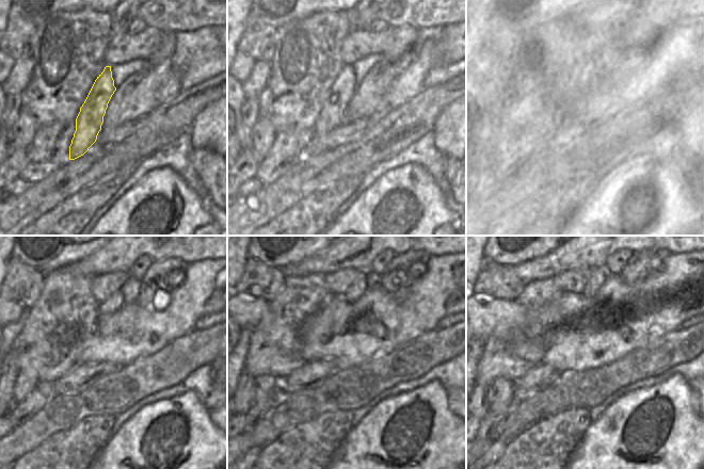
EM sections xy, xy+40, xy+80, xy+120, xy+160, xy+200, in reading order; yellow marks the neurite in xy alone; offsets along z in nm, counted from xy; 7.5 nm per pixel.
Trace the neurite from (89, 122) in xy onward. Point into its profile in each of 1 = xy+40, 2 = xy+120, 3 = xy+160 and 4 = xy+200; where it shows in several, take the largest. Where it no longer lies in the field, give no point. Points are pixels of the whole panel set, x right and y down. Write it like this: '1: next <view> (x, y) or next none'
1: next xy+40 (332, 114)
2: next xy+120 (114, 302)
3: next xy+160 (357, 288)
4: next xy+200 (598, 275)

